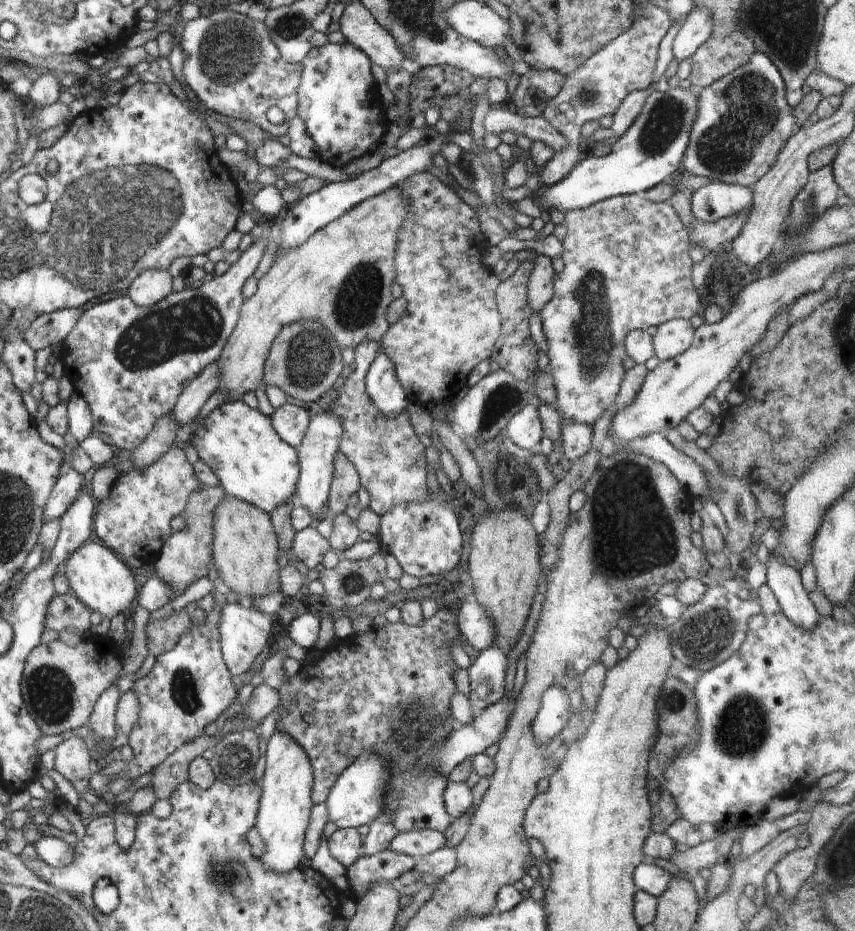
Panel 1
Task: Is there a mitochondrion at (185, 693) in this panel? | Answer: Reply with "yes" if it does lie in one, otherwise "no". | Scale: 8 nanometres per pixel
yes

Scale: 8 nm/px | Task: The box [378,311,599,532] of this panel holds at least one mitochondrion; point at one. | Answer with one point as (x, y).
(507, 397)

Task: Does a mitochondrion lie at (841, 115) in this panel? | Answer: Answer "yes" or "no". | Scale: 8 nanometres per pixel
no

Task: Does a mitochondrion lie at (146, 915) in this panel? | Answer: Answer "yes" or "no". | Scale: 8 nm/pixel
no

